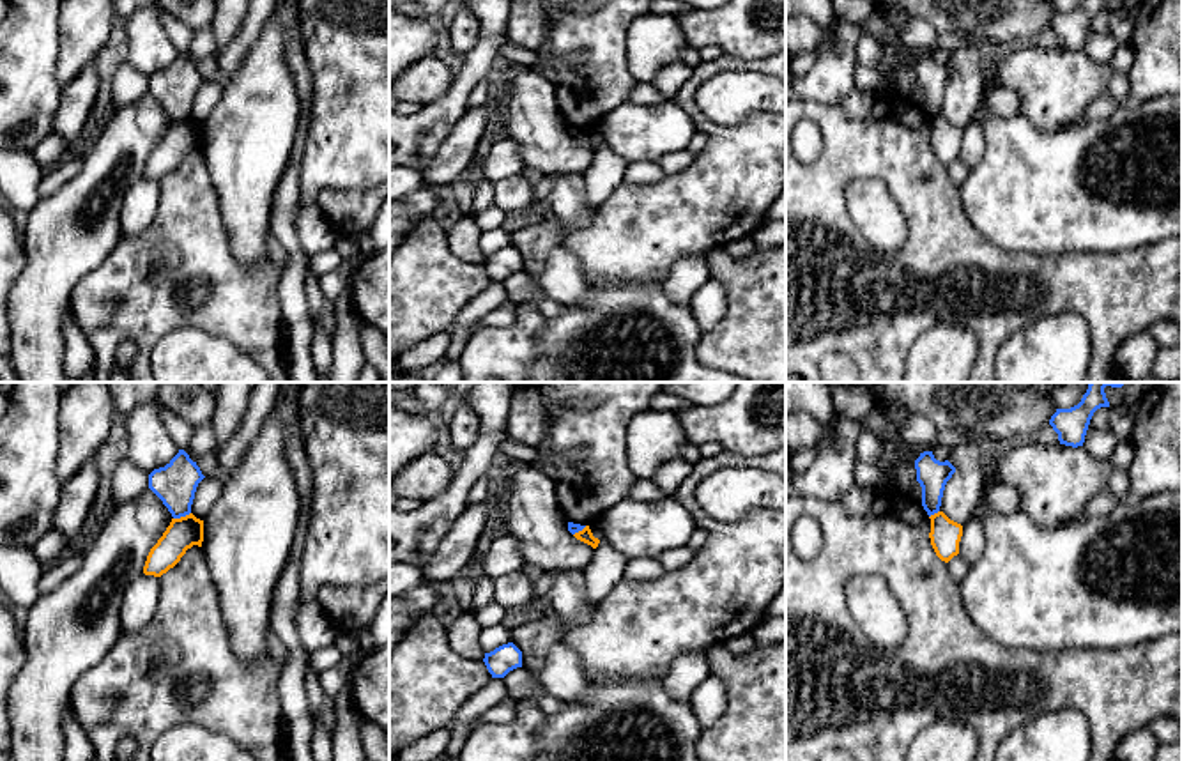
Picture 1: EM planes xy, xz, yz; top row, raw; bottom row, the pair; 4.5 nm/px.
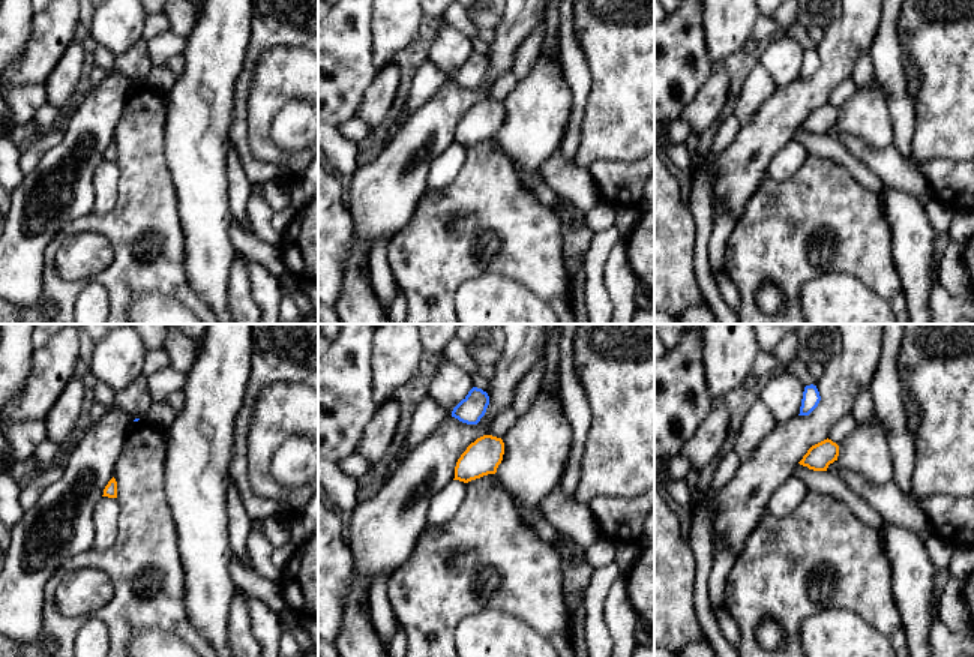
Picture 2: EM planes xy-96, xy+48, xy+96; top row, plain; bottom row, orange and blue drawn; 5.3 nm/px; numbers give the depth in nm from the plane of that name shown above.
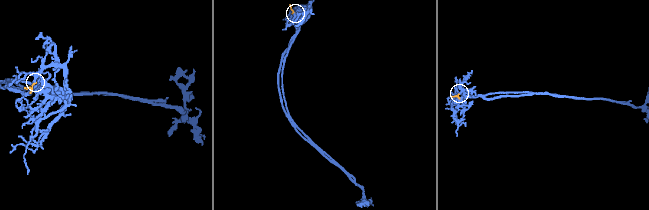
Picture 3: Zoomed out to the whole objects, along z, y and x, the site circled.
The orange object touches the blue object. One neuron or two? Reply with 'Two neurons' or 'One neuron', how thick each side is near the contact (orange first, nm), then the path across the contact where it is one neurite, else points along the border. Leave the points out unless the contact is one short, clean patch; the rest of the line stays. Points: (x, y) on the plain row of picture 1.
Two neurons. Thickness 150 nm (orange) against 190 nm. Boundary: xy (190, 115), (174, 122)

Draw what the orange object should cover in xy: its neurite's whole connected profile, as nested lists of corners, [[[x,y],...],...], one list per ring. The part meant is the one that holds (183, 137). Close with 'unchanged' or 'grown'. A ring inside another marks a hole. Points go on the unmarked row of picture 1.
[[[193,117],[172,122],[163,140],[150,152],[143,177],[161,181],[180,165],[188,152],[193,149],[202,150],[202,145],[203,124],[196,122]]]; unchanged

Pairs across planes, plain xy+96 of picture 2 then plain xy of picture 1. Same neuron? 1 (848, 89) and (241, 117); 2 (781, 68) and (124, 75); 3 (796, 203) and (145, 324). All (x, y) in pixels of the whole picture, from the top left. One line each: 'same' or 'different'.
1: different
2: different
3: same

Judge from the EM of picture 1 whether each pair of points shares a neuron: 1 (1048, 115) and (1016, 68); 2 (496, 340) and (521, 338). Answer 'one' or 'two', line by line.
1: one
2: one

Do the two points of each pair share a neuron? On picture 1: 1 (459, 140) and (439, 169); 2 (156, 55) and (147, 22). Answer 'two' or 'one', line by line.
1: one
2: one

